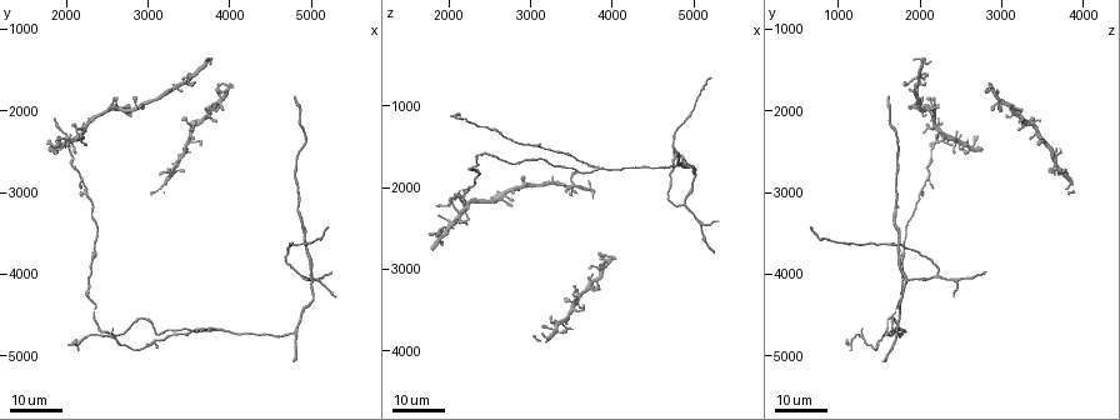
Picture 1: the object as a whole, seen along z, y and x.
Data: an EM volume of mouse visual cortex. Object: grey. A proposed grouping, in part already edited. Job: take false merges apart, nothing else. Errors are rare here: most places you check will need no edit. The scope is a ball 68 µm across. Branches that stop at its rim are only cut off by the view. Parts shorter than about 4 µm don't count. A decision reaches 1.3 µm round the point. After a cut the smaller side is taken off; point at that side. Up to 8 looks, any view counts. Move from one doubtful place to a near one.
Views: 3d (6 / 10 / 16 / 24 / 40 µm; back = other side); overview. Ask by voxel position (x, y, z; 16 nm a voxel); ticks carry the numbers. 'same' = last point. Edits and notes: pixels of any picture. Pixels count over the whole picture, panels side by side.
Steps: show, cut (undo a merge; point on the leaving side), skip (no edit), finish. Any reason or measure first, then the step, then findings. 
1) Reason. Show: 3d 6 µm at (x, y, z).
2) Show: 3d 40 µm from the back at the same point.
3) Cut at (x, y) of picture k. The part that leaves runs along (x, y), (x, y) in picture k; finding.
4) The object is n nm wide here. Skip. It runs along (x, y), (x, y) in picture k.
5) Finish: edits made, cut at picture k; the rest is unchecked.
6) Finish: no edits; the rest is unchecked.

Thick turns thin. Show: 3d 16 µm at (3100, 4800, 1500).

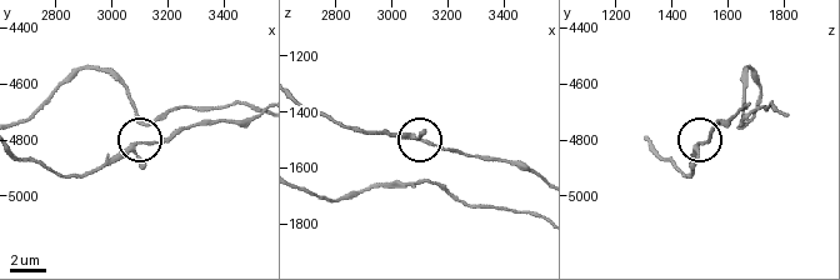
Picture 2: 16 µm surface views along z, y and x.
Show: 3d 6 µm at (3090, 4820, 1500).

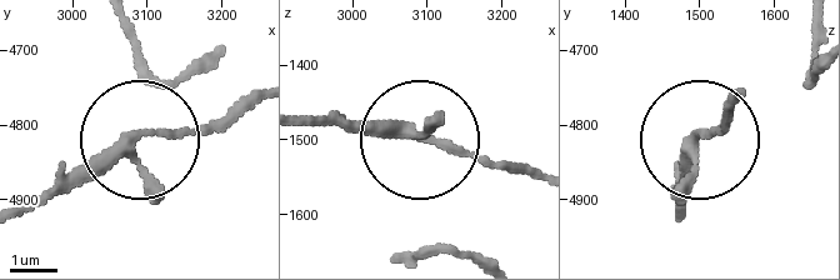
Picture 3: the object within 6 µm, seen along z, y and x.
Skip. It runs along (530, 176), (410, 131), (319, 120) in picture 3; one neuron here.

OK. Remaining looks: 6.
A fork. Show: 3d 24 µm at (3850, 4650, 1750).

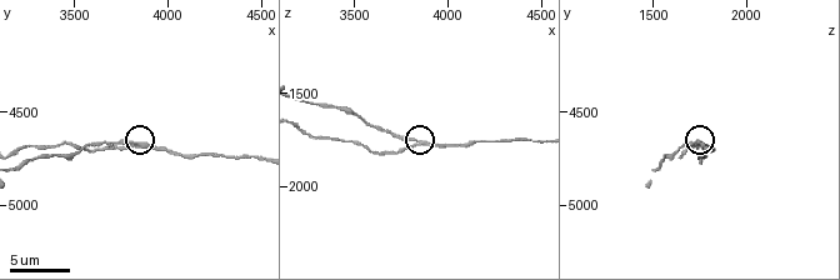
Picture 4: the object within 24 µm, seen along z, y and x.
Show: 3d 10 µm at (3860, 4680, 1760).

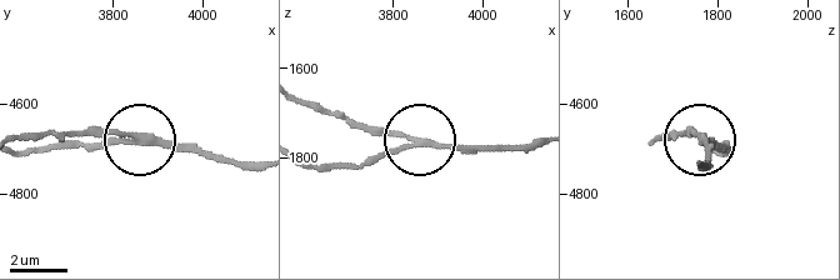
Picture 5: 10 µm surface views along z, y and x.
Zoom in. Show: 3d 6 µm at (3855, 4675, 1770).

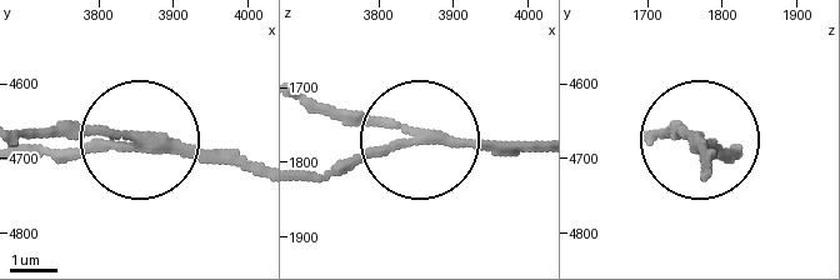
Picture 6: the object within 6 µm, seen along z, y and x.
3 arms meet here. Skip. It runs along (25, 154), (136, 145), (96, 130), (25, 130) in picture 6; continuous, no second neuron.

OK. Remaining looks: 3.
Three arms meet. Show: 3d 16 µm at (4800, 4700, 1700).

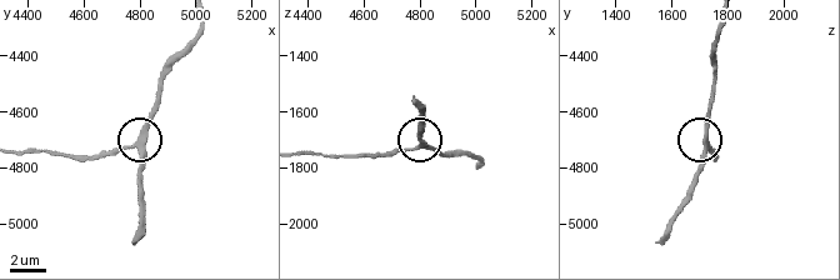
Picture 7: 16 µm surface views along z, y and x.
Show: 3d 10 µm at (4810, 4730, 1730).

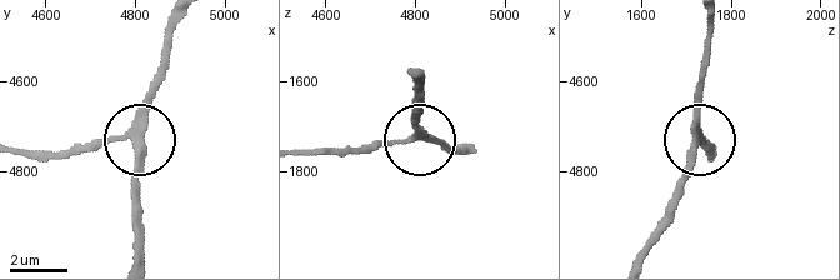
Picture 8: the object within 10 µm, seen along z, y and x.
The object is 270 nm wide here. Skip. It runs along (303, 154), (360, 154), (415, 140), (418, 111) in picture 8; one neuron here.

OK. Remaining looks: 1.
Finish: no edits; the rest is unchecked.

